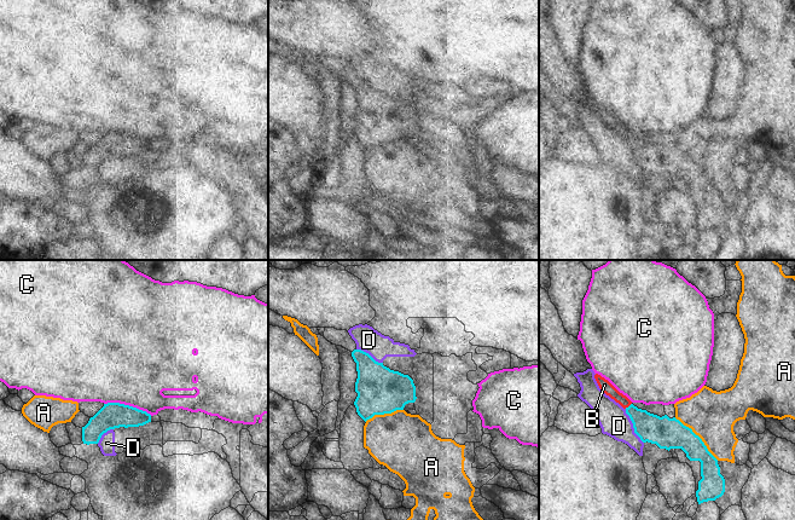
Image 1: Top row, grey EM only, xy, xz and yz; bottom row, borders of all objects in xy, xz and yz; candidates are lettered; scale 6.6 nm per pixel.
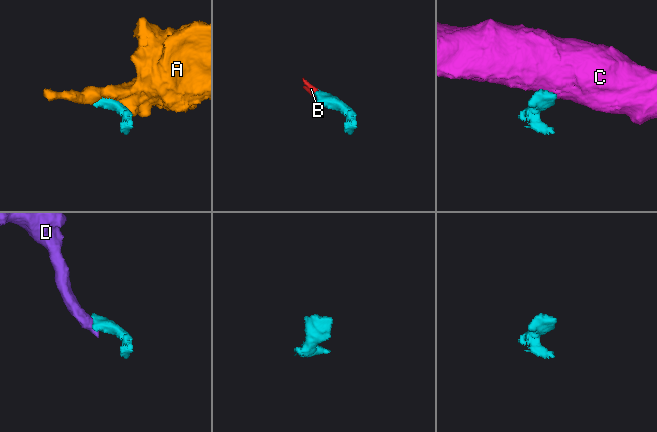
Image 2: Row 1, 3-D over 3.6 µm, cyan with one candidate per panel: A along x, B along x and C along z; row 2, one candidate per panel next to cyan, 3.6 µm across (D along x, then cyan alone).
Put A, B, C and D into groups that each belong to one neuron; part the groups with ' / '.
A / B / C / D

